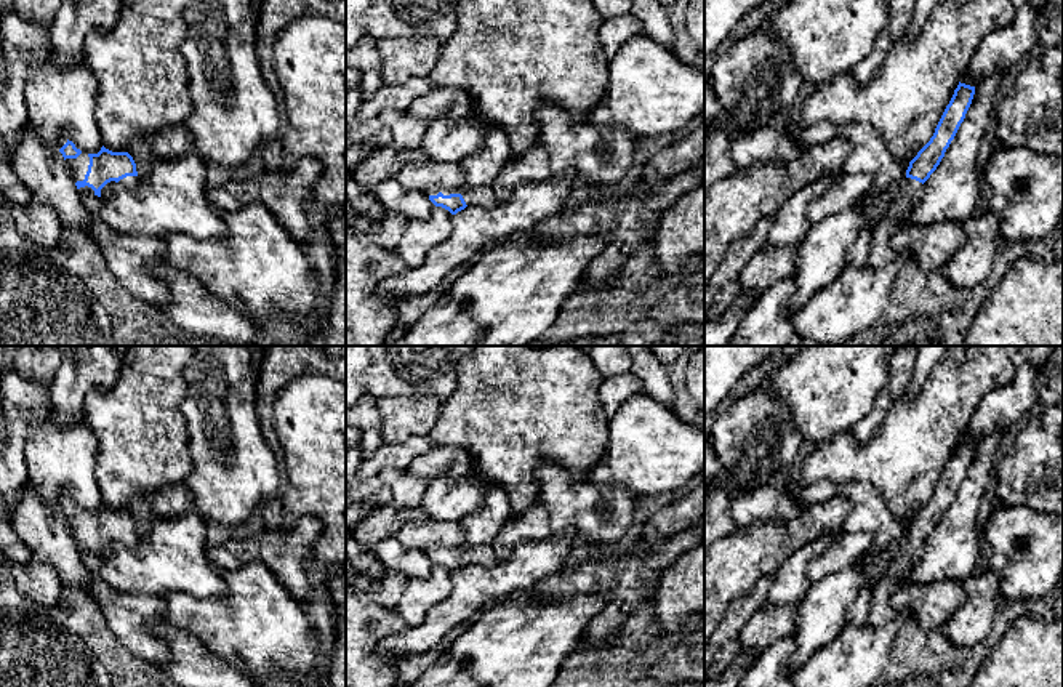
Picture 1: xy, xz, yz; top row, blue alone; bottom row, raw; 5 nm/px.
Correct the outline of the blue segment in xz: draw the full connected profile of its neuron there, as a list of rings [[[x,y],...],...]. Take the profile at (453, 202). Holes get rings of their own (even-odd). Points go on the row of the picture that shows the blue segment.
[[[432,186],[424,194],[435,207],[442,207],[451,215],[456,215],[471,205],[495,208],[499,203],[493,186],[464,186],[458,189],[442,189]]]

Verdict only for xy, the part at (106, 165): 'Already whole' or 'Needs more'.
Needs more

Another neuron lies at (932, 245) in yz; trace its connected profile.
[[[906,219],[895,231],[890,243],[897,253],[908,253],[925,272],[932,272],[946,267],[965,240],[962,223],[911,224]]]

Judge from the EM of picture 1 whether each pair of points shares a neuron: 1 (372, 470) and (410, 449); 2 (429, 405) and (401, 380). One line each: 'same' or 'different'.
1: same
2: different

